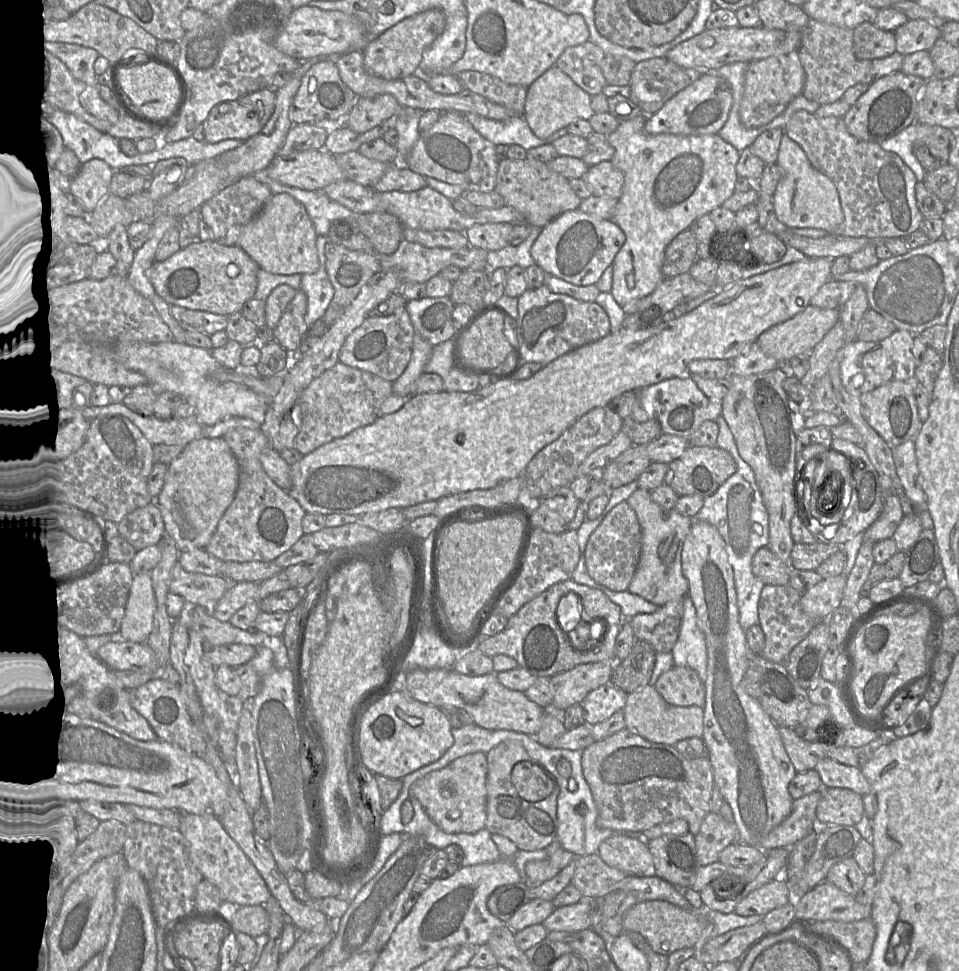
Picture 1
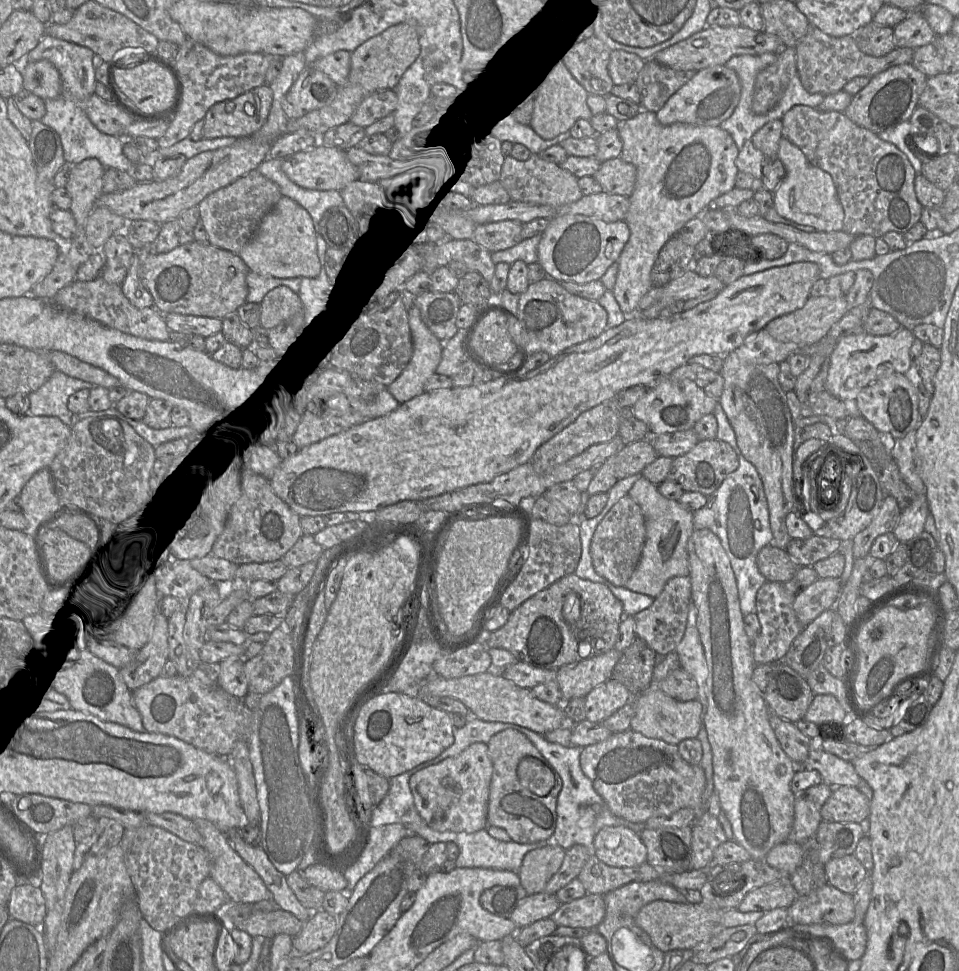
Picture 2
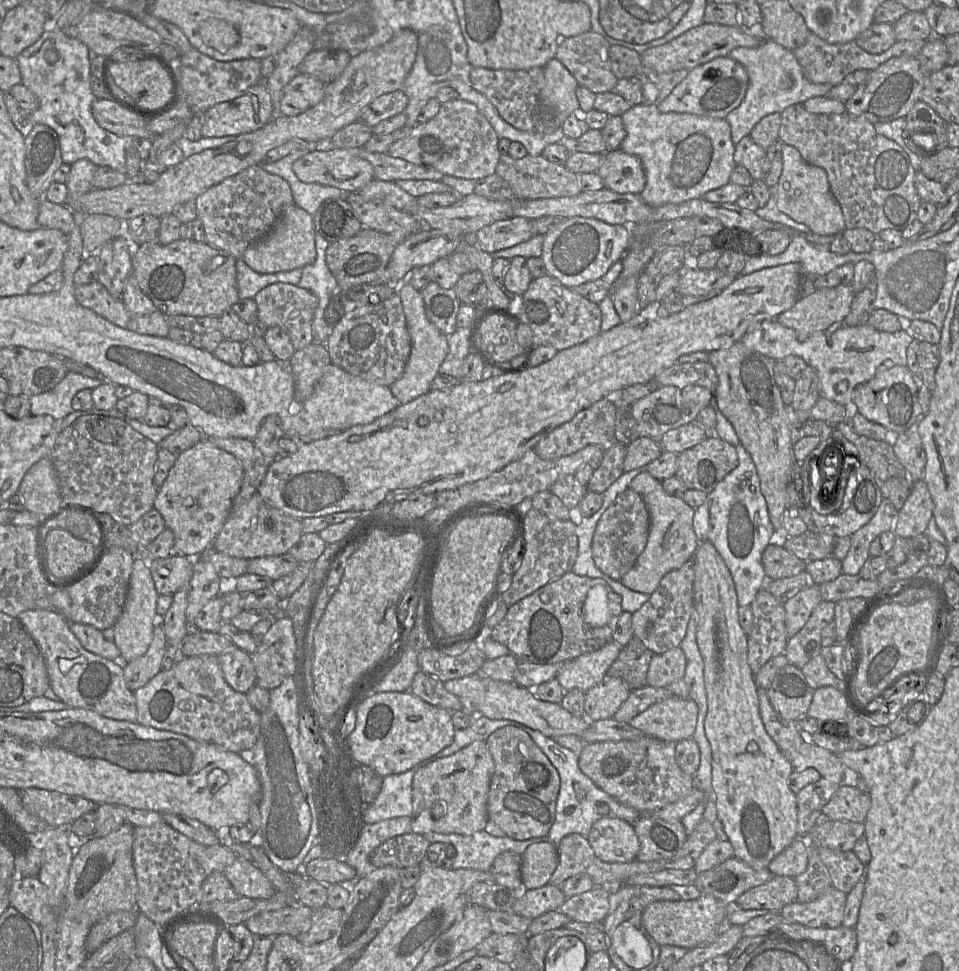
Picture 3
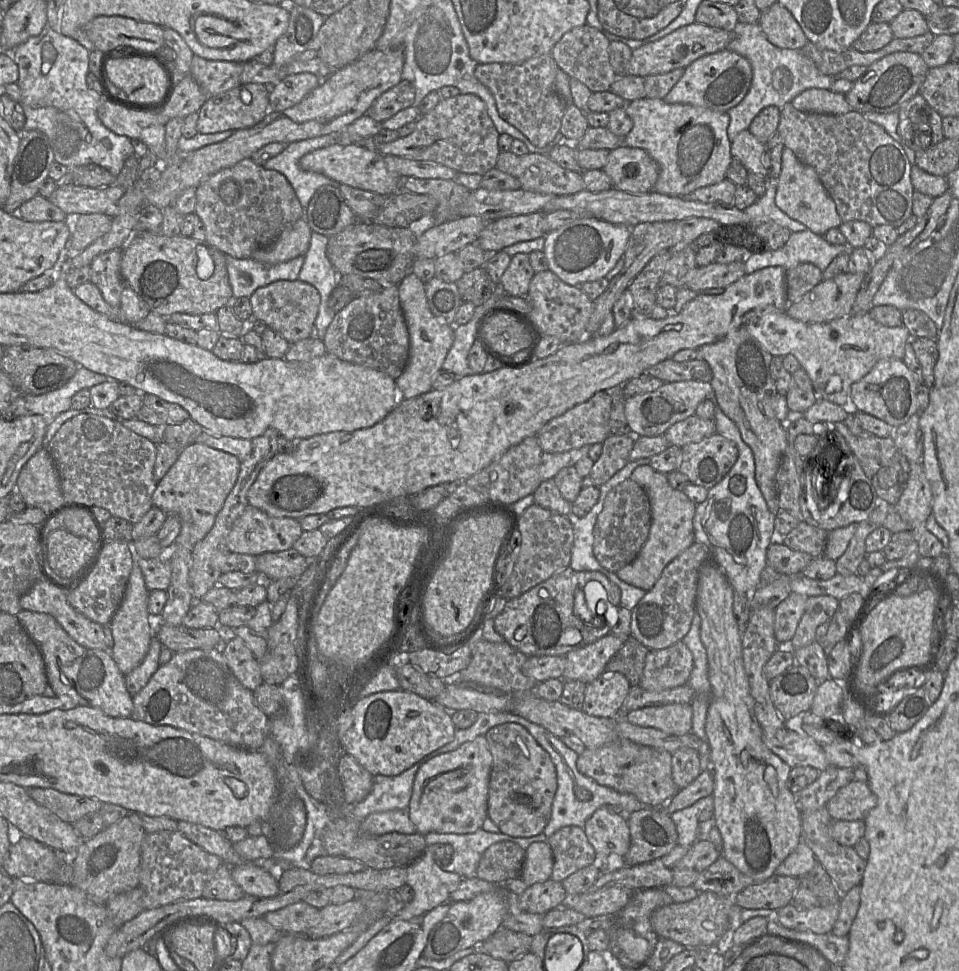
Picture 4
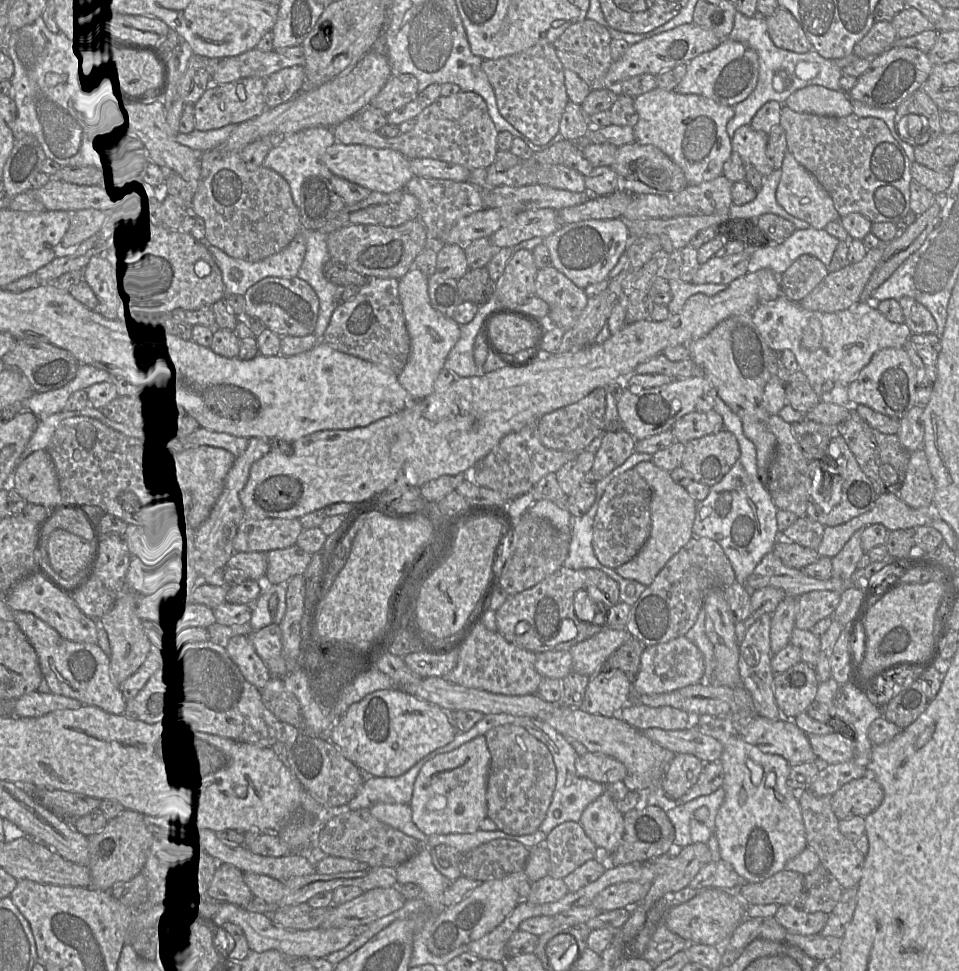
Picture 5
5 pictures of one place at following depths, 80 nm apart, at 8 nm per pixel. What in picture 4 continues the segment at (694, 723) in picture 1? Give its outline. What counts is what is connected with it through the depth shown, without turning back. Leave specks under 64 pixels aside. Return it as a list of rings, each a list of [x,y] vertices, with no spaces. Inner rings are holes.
[[[691,703],[643,707],[623,716],[630,724],[655,728],[667,734],[684,735],[692,730]]]

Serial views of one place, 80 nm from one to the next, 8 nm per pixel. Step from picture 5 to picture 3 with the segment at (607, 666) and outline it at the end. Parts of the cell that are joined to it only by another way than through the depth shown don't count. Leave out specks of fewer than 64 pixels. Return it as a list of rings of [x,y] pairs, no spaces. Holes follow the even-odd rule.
[[[635,636],[622,647],[606,676],[619,677],[630,691],[647,685],[647,672],[654,653]]]

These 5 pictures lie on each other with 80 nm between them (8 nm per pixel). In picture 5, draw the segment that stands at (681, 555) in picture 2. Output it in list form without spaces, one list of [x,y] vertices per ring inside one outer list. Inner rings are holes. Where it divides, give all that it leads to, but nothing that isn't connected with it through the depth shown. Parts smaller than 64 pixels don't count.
[[[642,461],[634,468],[652,491],[651,530],[648,539],[636,556],[615,571],[625,579],[649,586],[665,564],[694,536],[692,527],[697,501],[685,487],[673,481],[669,471],[659,468],[652,461]]]

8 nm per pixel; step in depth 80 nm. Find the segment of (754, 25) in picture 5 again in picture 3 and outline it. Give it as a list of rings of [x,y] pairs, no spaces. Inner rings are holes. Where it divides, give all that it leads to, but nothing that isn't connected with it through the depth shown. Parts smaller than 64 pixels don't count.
[[[763,38],[760,45],[754,48],[737,47],[728,56],[742,64],[749,77],[743,101],[725,117],[730,125],[731,139],[735,145],[743,137],[750,135],[753,127],[766,115],[781,114],[787,107],[803,104],[812,97],[827,96],[833,87],[830,84],[814,84],[808,81],[794,53],[768,38]]]

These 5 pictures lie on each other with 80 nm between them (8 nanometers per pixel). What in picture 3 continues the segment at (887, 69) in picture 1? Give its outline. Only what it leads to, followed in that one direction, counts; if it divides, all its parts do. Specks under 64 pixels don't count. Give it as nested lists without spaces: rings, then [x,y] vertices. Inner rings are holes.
[[[809,31],[803,45],[793,50],[800,64],[804,77],[814,84],[841,84],[846,75],[856,70],[872,71],[894,57],[917,58],[925,46],[925,40],[896,41],[889,49],[880,54],[870,54],[857,46],[855,41],[842,44],[831,44]]]

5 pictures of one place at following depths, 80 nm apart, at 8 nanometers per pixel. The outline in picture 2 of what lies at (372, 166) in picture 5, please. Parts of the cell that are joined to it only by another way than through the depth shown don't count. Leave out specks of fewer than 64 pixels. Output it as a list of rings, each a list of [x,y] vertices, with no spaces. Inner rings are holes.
[[[312,147],[283,160],[282,171],[285,175],[305,189],[341,191],[359,179],[358,170],[348,160],[346,150]]]

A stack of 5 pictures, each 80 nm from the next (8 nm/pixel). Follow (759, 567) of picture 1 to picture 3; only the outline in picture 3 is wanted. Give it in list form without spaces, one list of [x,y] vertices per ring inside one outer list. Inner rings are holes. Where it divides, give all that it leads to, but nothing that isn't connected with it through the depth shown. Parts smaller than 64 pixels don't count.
[[[781,537],[769,543],[762,553],[762,565],[768,581],[798,575],[805,570],[806,564],[782,545]]]

